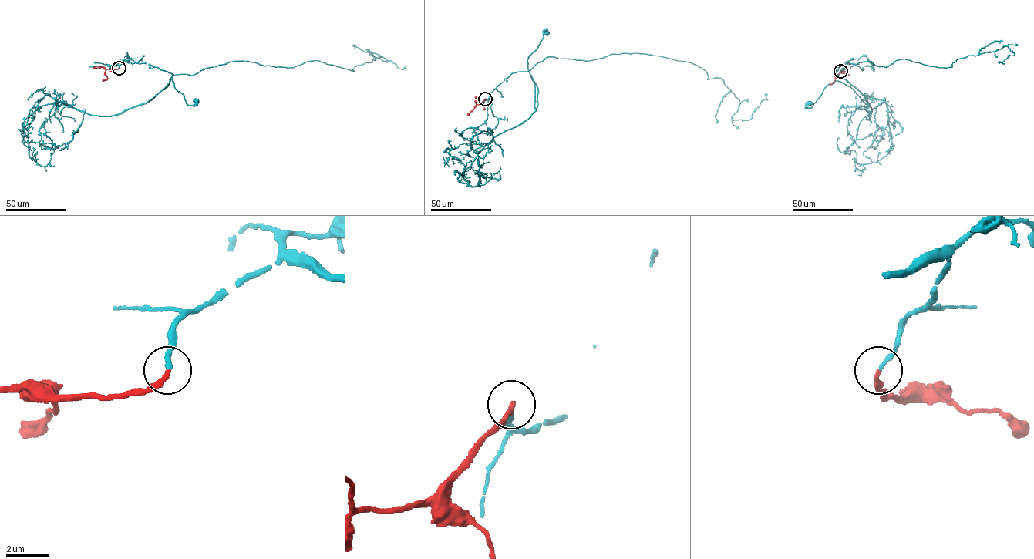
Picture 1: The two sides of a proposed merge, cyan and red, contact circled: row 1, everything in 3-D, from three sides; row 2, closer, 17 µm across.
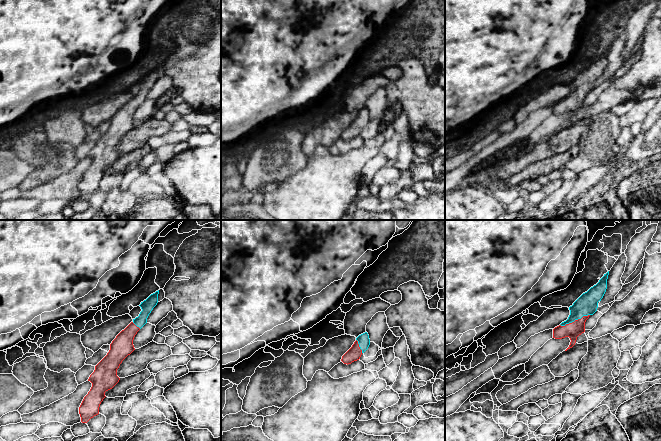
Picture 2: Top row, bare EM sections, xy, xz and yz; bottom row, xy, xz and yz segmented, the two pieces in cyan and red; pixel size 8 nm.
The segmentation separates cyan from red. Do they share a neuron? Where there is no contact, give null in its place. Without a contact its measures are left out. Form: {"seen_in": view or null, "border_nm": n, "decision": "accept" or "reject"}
{"seen_in": "yz", "border_nm": 260, "decision": "accept"}

